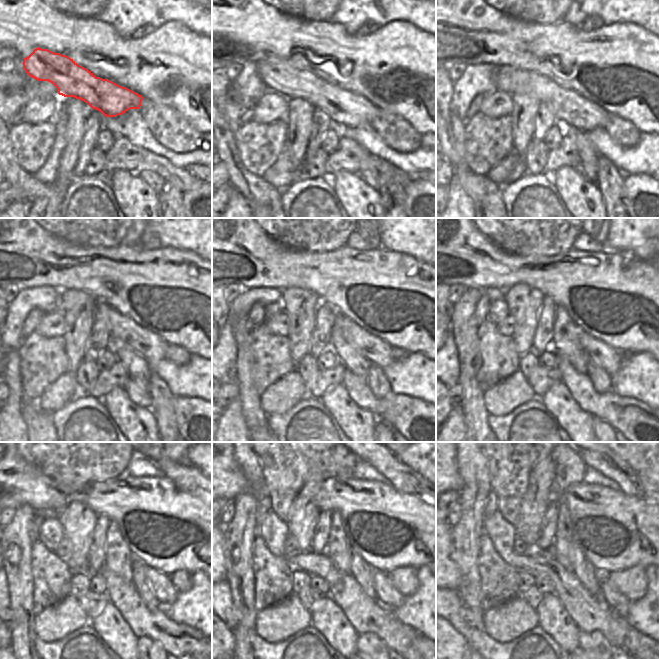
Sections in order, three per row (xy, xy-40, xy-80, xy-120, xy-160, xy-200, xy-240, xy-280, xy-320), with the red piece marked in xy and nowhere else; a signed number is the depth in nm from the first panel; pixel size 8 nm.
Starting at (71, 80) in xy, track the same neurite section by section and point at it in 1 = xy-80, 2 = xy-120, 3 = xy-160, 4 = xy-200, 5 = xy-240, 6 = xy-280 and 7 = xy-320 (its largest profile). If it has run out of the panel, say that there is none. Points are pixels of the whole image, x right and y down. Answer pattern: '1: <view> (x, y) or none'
1: xy-80 (573, 111)
2: xy-120 (147, 344)
3: xy-160 (379, 353)
4: xy-200 (607, 357)
5: xy-240 (163, 589)
6: xy-280 (387, 595)
7: xy-320 (619, 604)

